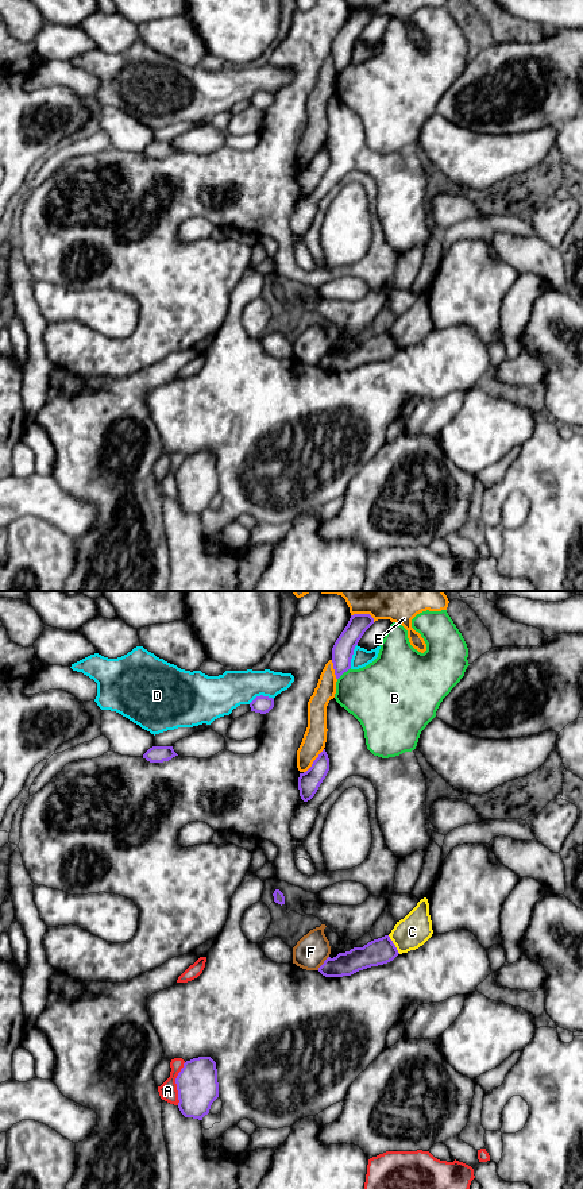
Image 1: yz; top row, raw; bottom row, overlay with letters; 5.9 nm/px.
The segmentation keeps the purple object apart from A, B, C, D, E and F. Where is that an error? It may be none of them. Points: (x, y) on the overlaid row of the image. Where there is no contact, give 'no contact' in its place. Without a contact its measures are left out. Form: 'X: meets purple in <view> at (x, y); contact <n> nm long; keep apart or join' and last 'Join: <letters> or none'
A: meets purple in yz at (176, 1083); contact 260 nm long; keep apart
B: meets purple in yz at (343, 672); contact 110 nm long; keep apart
C: meets purple in yz at (394, 945); contact 130 nm long; keep apart
D: meets purple in yz at (261, 695); contact 160 nm long; keep apart
E: meets purple in yz at (363, 614); contact 150 nm long; keep apart
F: meets purple in yz at (324, 962); contact 110 nm long; keep apart
Join: none

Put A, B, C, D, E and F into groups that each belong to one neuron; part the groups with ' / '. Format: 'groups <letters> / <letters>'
groups A / B / C / D / E / F

